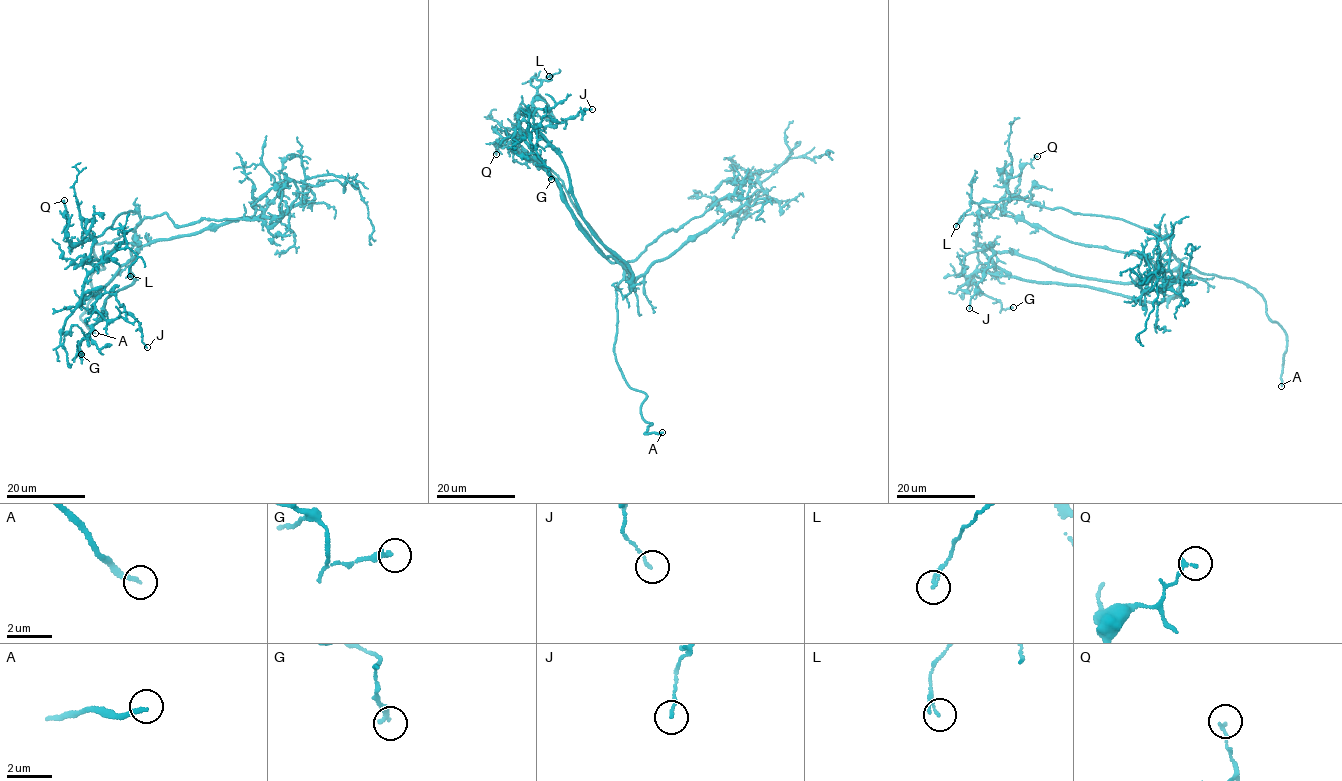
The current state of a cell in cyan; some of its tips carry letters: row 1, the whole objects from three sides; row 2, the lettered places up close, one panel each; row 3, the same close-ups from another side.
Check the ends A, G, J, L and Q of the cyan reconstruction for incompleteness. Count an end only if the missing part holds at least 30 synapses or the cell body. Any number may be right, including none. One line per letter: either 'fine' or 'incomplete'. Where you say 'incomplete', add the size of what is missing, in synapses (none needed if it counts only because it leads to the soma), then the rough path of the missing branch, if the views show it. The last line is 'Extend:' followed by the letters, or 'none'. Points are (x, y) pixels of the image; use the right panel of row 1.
A: incomplete | (1281, 386), (1282, 376), (1272, 377), (1271, 374), (1277, 381)
G: fine
J: fine
L: fine
Q: fine
Extend: A

